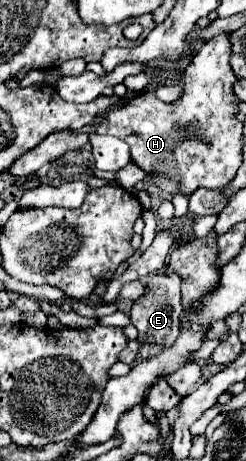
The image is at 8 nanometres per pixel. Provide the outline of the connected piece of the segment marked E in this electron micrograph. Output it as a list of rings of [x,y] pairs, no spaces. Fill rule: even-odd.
[[[163,269],[147,281],[147,293],[139,301],[135,301],[135,305],[131,309],[131,321],[139,331],[137,341],[141,345],[149,343],[149,345],[165,347],[165,343],[167,343],[167,347],[173,347],[173,343],[179,335],[179,315],[183,311],[179,281],[181,281],[181,277],[177,277],[171,269]]]

